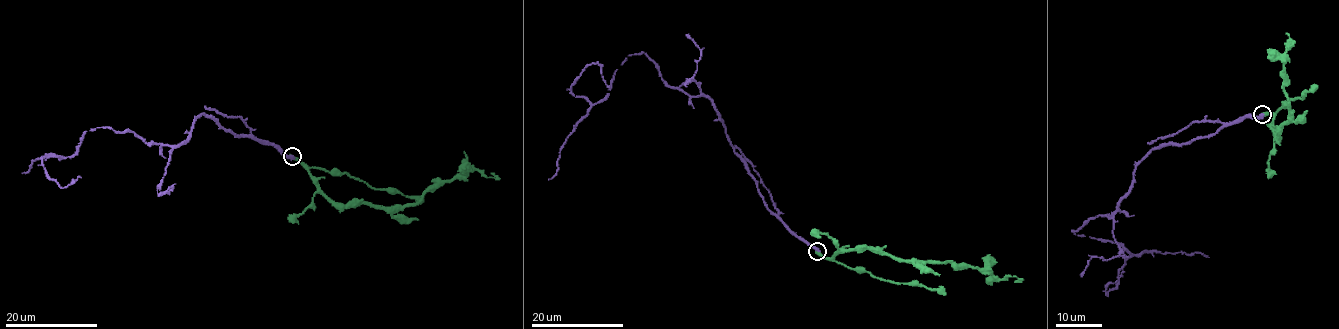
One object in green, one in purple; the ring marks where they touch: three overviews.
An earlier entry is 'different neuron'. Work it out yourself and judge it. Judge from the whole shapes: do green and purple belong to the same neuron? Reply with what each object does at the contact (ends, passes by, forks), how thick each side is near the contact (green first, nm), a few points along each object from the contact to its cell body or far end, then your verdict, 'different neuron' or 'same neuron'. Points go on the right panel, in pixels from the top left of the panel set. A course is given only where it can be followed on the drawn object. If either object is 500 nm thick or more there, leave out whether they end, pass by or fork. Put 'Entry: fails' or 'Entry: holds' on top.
Entry: holds
440 nm thick on the green side, 600 nm on the other; green runs (1263, 114), (1274, 117), (1273, 131), (1279, 137), (1278, 132), (1290, 118), (1284, 86), (1283, 57), (1293, 41); purple runs (1263, 115), (1151, 149), (1118, 210), (1072, 230), (1121, 244), (1132, 255), (1106, 295), (1124, 271); different neuron

